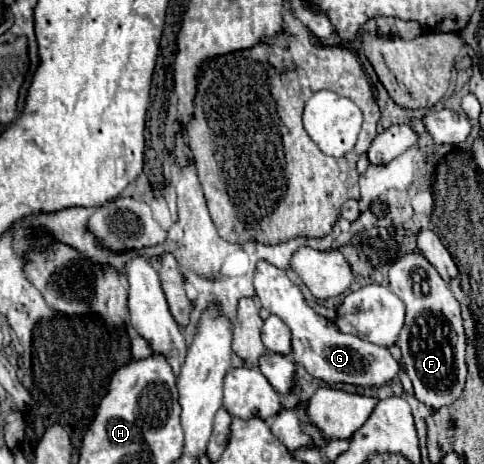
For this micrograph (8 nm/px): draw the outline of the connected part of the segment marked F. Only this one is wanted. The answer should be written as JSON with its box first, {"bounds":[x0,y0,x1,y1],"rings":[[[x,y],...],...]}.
{"bounds":[389,253,467,409],"rings":[[[409,253],[409,255],[401,257],[389,269],[389,283],[391,283],[393,293],[407,307],[405,325],[401,329],[401,335],[399,335],[399,347],[401,347],[407,375],[413,381],[415,397],[431,409],[441,409],[443,405],[451,405],[455,399],[461,397],[463,385],[467,379],[467,337],[465,337],[459,301],[455,299],[449,285],[439,277],[435,267],[421,253]]]}

